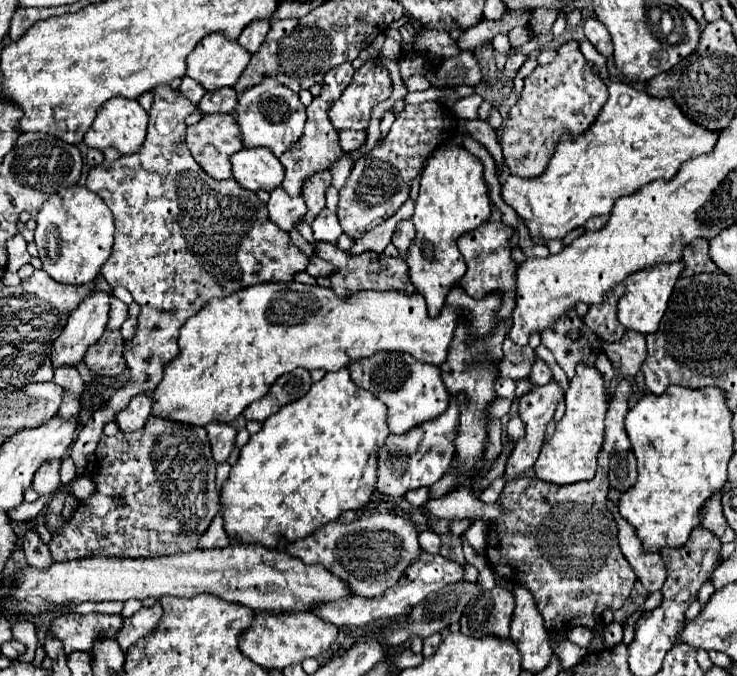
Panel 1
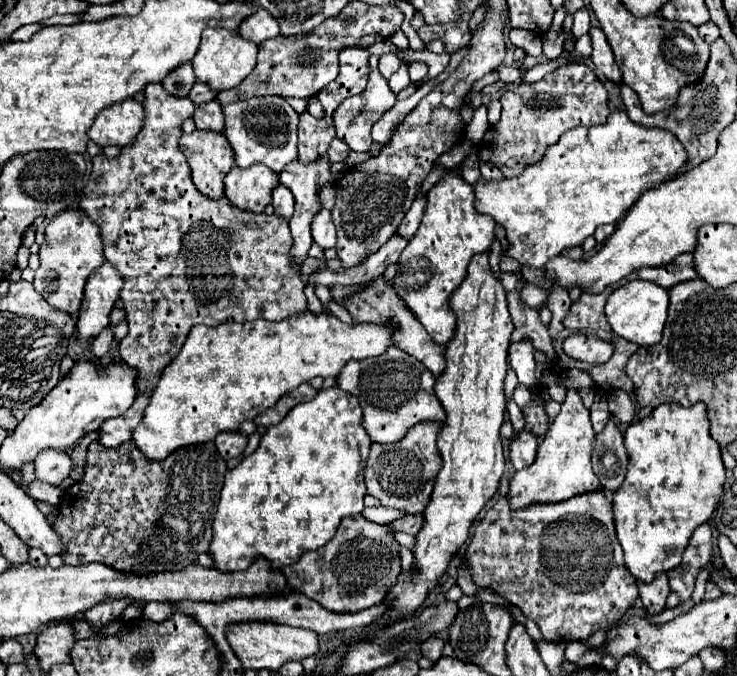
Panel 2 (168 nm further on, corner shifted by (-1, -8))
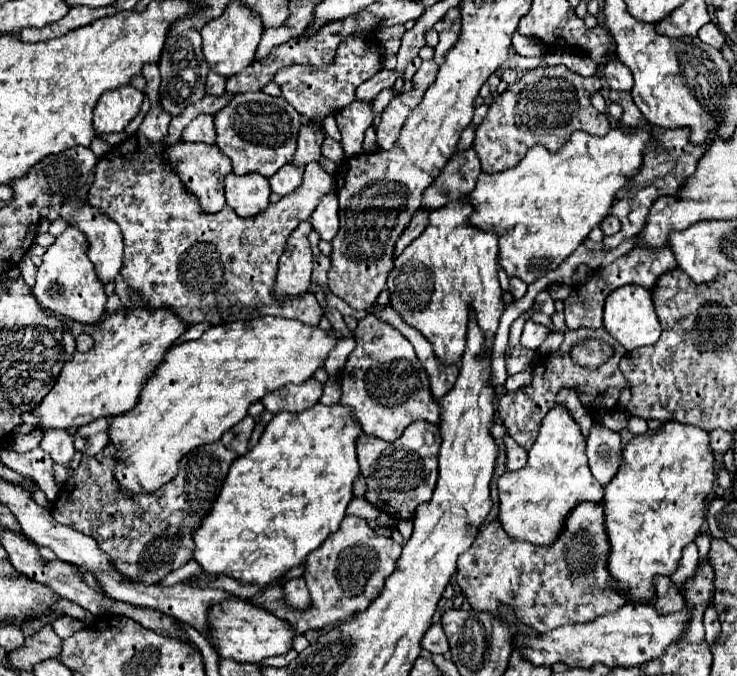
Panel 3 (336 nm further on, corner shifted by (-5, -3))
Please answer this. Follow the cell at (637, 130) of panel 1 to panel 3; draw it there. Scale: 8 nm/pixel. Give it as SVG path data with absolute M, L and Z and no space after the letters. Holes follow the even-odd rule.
M613 128L603 138L587 132L573 132L571 140L557 152L549 152L543 146L533 146L523 162L515 168L499 174L481 174L475 190L469 194L473 206L471 226L497 232L499 236L499 266L509 278L519 278L525 284L533 284L537 278L555 270L577 246L589 236L589 232L603 222L613 206L615 194L627 184L627 180L641 168L641 152L645 150L651 136L645 130L631 130L623 134Z

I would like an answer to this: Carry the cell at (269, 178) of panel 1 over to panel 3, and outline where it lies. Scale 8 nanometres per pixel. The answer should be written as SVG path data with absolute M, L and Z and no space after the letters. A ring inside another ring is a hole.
M229 174L225 178L227 206L237 210L237 214L243 218L255 216L261 210L265 210L269 206L269 194L269 180L261 178L261 174Z

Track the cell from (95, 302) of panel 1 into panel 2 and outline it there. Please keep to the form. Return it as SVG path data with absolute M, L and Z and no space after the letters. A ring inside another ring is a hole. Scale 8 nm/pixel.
M107 261L87 279L83 303L77 313L79 343L89 343L109 325L109 315L119 299L121 287L121 275Z

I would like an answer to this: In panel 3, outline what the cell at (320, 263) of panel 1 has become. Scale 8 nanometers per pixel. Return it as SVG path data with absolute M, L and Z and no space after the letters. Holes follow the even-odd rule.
M419 210L419 212L413 216L411 224L407 226L407 230L401 234L401 238L399 238L399 242L397 242L397 248L395 248L395 256L399 256L399 254L403 252L403 248L409 246L409 244L425 230L427 222L429 222L429 210Z

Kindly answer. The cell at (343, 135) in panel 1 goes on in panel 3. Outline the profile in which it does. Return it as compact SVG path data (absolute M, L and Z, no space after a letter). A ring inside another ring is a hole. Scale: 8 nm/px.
M325 138L323 140L323 144L321 144L321 154L325 156L325 158L331 158L331 160L335 160L335 162L341 162L343 160L343 148L341 148L341 144L339 142L335 142L333 138Z

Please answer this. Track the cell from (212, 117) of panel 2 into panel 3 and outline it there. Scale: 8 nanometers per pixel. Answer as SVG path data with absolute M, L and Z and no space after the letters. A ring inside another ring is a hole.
M201 114L197 116L181 134L183 142L205 142L215 144L215 128L213 128L213 116Z

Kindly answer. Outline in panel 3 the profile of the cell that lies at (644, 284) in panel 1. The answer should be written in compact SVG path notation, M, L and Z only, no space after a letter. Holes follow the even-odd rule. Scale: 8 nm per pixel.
M621 286L615 292L611 292L605 300L603 326L627 352L641 348L641 346L655 344L661 336L661 324L655 314L651 290L647 290L643 286Z

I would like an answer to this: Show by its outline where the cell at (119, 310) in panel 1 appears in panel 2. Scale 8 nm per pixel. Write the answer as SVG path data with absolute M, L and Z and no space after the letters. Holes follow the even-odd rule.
M109 325L107 329L103 329L103 331L93 339L91 349L93 349L93 353L95 353L97 357L103 357L103 355L107 355L107 353L109 353L109 349L111 349L111 343L113 343L113 341L115 341L113 325Z

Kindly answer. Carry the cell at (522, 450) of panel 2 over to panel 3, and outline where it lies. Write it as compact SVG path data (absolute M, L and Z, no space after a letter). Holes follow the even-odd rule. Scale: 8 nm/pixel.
M505 436L503 442L505 442L505 452L507 452L507 464L505 464L505 468L509 472L523 468L527 464L527 452L511 436Z

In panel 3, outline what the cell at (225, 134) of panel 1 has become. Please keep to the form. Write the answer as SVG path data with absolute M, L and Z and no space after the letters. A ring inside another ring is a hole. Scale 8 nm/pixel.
M177 142L175 146L165 150L165 162L173 168L173 172L177 170L177 176L181 178L189 194L199 198L197 202L201 206L201 212L215 214L225 208L223 178L231 172L231 162L225 154L221 154L221 150L215 144L209 146L209 144L195 144L195 142Z

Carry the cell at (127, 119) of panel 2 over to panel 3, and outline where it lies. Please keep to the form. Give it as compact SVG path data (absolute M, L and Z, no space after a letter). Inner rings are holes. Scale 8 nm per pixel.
M131 84L105 92L93 110L95 130L101 134L123 132L125 126L137 116L141 102L143 92L139 92Z

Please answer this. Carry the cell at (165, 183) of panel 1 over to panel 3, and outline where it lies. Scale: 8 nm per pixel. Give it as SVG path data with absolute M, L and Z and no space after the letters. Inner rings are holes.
M149 64L143 70L143 76L147 80L145 92L151 98L151 110L141 122L139 130L129 136L121 146L109 150L97 164L95 168L95 182L89 190L87 202L101 212L105 212L111 220L115 220L121 228L123 242L125 242L125 266L121 268L121 274L125 282L141 292L141 296L149 302L149 306L159 308L167 304L173 312L177 312L187 324L199 324L199 322L209 322L209 324L227 324L235 320L253 320L265 314L271 316L283 316L283 318L293 318L301 320L303 324L317 326L323 308L315 300L313 294L305 294L297 300L273 300L273 282L277 274L277 262L279 256L283 254L287 246L289 234L299 226L299 222L309 220L313 210L315 210L323 194L329 194L335 190L335 178L327 172L317 162L309 162L305 166L305 174L301 186L293 192L281 198L277 204L271 204L263 214L257 214L253 218L241 218L229 206L225 206L217 214L203 214L199 210L197 198L189 194L183 186L179 176L163 162L163 146L161 140L167 136L167 128L171 122L171 116L163 112L157 106L159 100L159 68L157 64Z

